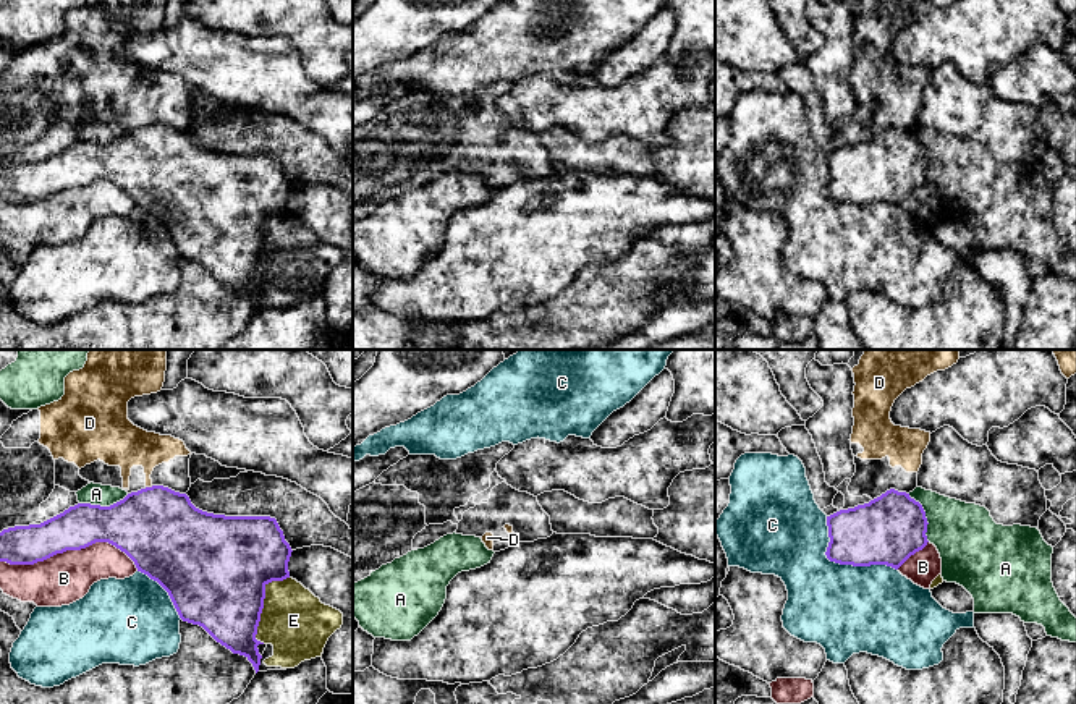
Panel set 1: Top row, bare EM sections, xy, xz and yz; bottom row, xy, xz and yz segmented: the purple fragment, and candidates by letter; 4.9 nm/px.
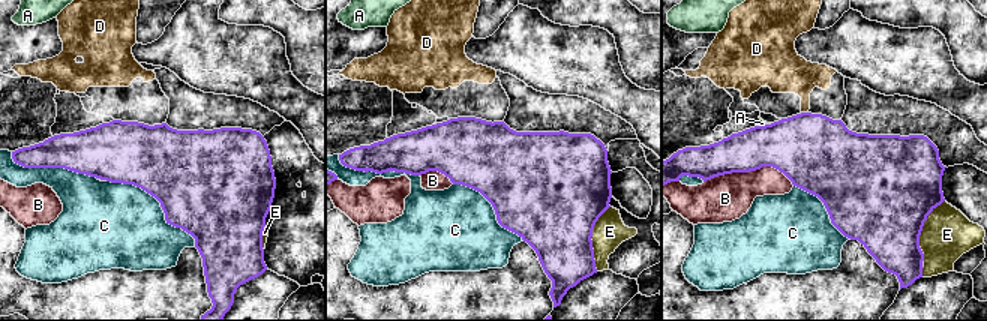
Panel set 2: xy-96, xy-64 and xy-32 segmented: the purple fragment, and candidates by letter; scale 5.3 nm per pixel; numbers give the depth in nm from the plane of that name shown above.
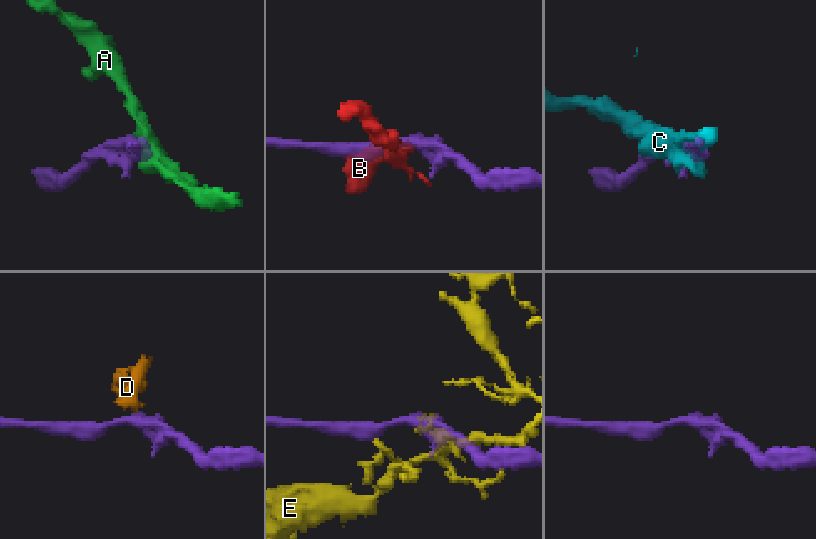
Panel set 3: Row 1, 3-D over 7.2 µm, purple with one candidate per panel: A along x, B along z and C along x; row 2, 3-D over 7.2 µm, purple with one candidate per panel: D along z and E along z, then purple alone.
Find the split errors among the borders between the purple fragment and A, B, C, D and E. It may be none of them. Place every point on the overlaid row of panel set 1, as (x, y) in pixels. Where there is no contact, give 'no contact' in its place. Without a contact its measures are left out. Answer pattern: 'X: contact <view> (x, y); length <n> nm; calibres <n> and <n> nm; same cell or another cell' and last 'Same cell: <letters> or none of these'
A: contact yz (924, 517); length 260 nm; calibres 340 and 320 nm; another cell
B: contact xy (72, 549); length 700 nm; calibres 220 and 260 nm; another cell
C: contact yz (842, 564); length 440 nm; calibres 320 and 440 nm; another cell
D: contact xy (149, 487); length 40 nm; calibres 400 and 220 nm; another cell
E: contact xy (262, 604); length 360 nm; calibres 460 and 320 nm; another cell
Same cell: none of these

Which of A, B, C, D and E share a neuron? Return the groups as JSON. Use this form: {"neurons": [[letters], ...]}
{"neurons": [["A"], ["B"], ["C"], ["D"], ["E"]]}

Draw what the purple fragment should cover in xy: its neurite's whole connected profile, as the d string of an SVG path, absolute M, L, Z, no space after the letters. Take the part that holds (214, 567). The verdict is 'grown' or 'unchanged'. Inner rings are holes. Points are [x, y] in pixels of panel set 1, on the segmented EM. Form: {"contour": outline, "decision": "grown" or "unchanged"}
{"contour": "M152 486L128 494L110 505L78 503L63 513L29 526L15 526L0 532L0 562L10 565L34 565L66 550L81 550L95 542L108 542L125 552L138 571L157 581L170 596L183 621L202 626L217 643L233 654L244 655L259 672L261 659L256 639L264 609L265 586L290 578L288 562L291 547L285 541L275 518L270 516L225 516L196 508L186 494L163 486Z", "decision": "unchanged"}

